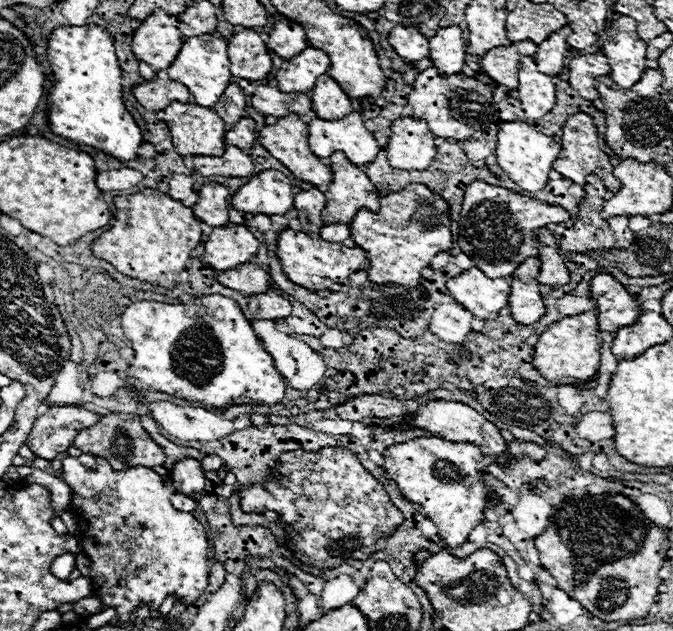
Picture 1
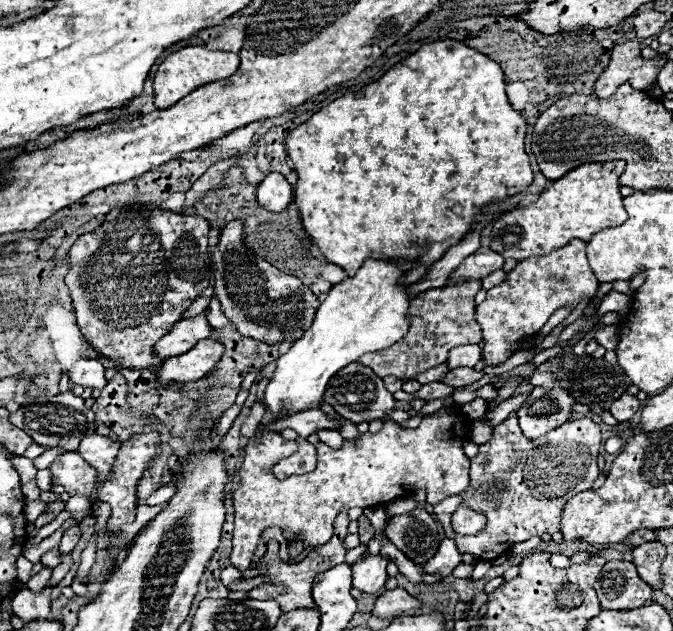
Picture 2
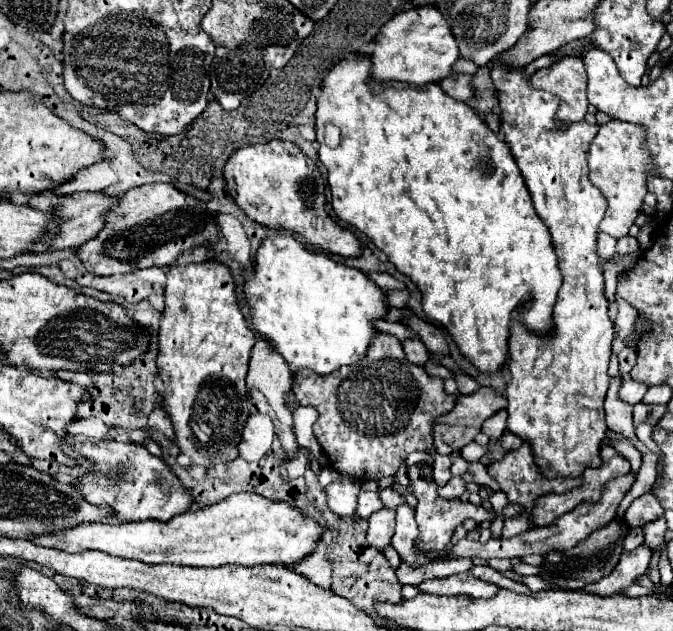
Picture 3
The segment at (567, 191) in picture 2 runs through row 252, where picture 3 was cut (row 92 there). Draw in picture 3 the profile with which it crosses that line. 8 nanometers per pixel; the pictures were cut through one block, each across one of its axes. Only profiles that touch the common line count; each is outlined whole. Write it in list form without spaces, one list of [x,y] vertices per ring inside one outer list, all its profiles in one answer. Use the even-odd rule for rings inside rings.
[[[494,64],[492,82],[500,92],[500,134],[512,150],[512,156],[518,162],[518,168],[530,190],[534,208],[542,222],[548,226],[552,244],[556,250],[558,268],[562,272],[562,286],[554,306],[554,338],[538,338],[532,332],[526,332],[520,324],[520,308],[514,312],[508,350],[510,350],[510,374],[512,382],[506,388],[508,400],[508,424],[506,428],[526,440],[532,446],[536,466],[544,476],[582,476],[586,468],[598,468],[600,444],[606,436],[604,420],[604,398],[608,392],[608,362],[612,354],[614,326],[608,318],[608,300],[604,298],[604,276],[600,258],[596,252],[596,234],[598,224],[606,212],[606,200],[600,196],[598,188],[592,188],[588,180],[588,160],[586,150],[598,132],[598,124],[576,122],[568,128],[558,128],[554,114],[558,108],[556,96],[544,90],[534,90],[530,78],[524,76],[524,70],[506,70],[502,64]]]

